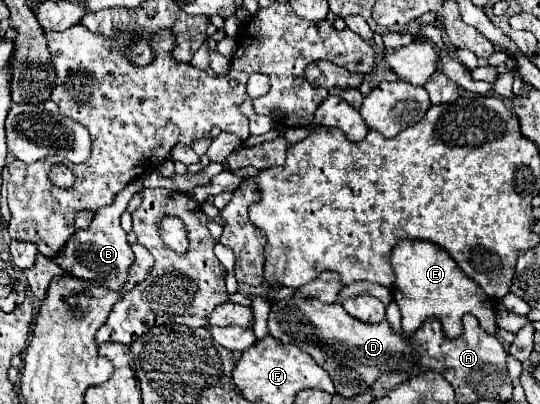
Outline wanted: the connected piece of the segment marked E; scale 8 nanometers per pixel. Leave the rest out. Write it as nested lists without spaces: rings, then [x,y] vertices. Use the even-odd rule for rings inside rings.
[[[401,240],[393,248],[391,264],[397,276],[393,300],[401,308],[405,334],[413,334],[427,318],[435,316],[441,320],[445,334],[449,338],[457,338],[461,334],[465,314],[473,314],[487,334],[496,334],[493,300],[485,298],[479,284],[463,274],[457,262],[439,244],[427,240]]]

